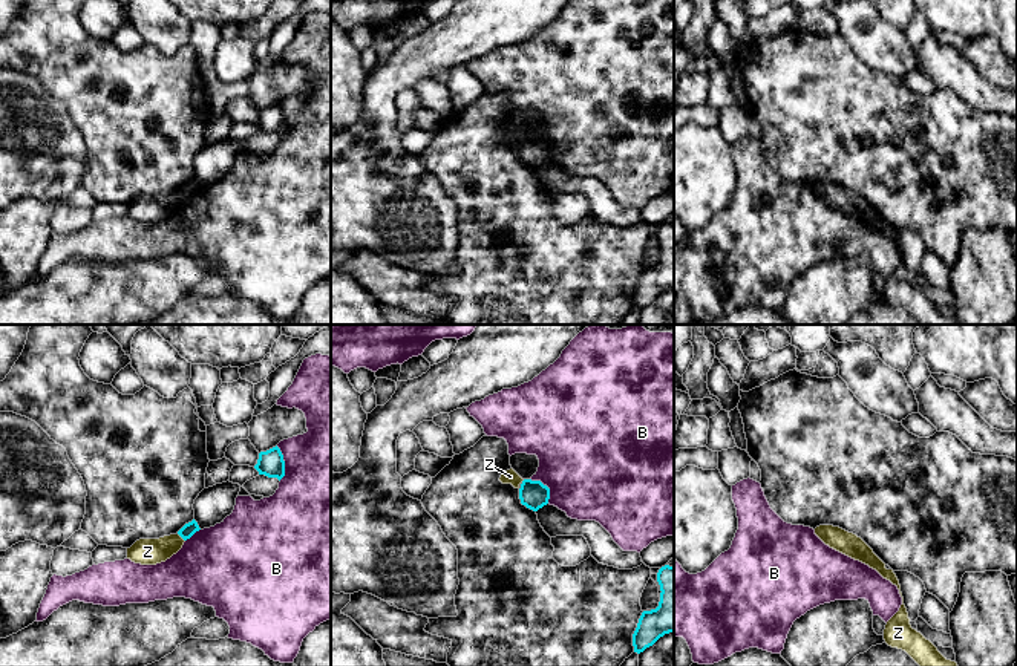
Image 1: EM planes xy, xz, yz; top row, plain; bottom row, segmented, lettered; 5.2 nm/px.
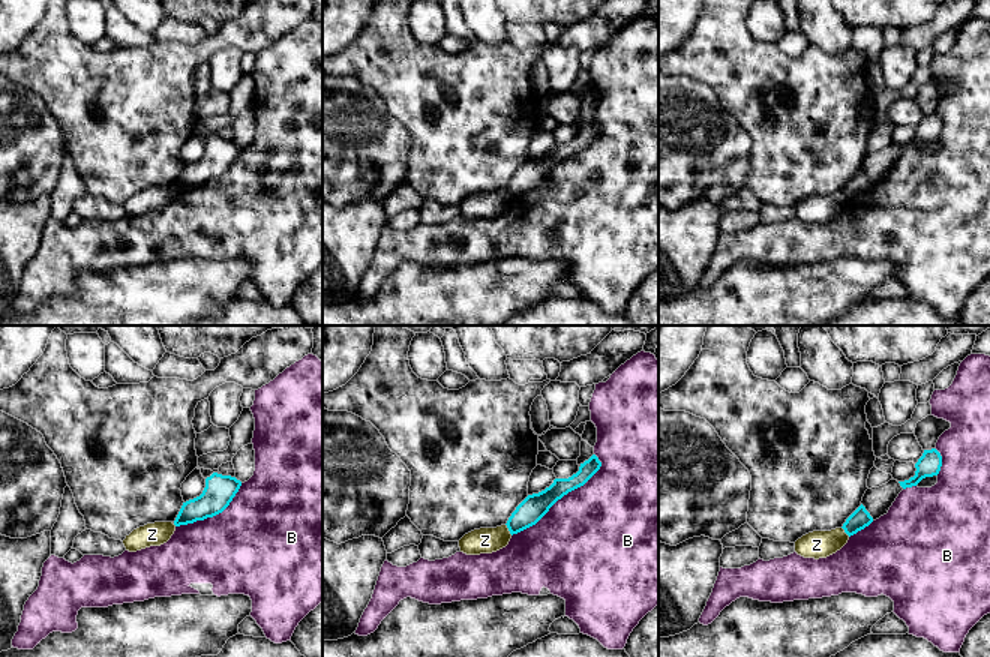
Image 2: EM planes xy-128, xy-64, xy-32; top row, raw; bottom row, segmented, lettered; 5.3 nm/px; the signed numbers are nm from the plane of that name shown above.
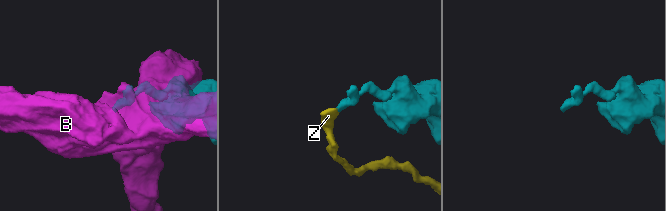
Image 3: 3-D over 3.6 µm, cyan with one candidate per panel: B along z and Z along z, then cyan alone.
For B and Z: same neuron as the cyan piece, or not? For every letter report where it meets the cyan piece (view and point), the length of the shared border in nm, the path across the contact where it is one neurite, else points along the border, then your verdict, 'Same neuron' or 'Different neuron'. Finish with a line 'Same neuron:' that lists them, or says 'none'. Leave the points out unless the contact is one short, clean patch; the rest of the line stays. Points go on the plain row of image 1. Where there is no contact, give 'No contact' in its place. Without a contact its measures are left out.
B: Touches cyan at xy (284, 120). Shared border 190 nm. Different neuron
Z: Touches cyan at xy (181, 193). Shared border 60 nm. Boundary: xy (178, 190), (184, 198). Different neuron
Same neuron: none

